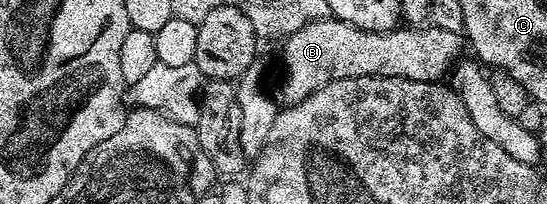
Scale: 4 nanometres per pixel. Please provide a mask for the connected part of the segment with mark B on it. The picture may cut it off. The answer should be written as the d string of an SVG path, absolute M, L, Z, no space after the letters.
M326 19L323 21L309 21L299 31L284 38L285 45L285 82L281 85L282 102L294 105L307 95L319 91L329 81L351 79L352 77L406 77L416 81L440 82L441 77L450 72L458 61L462 60L462 34L455 31L443 31L430 24L428 27L398 27L390 33L376 33L363 31L346 21Z

